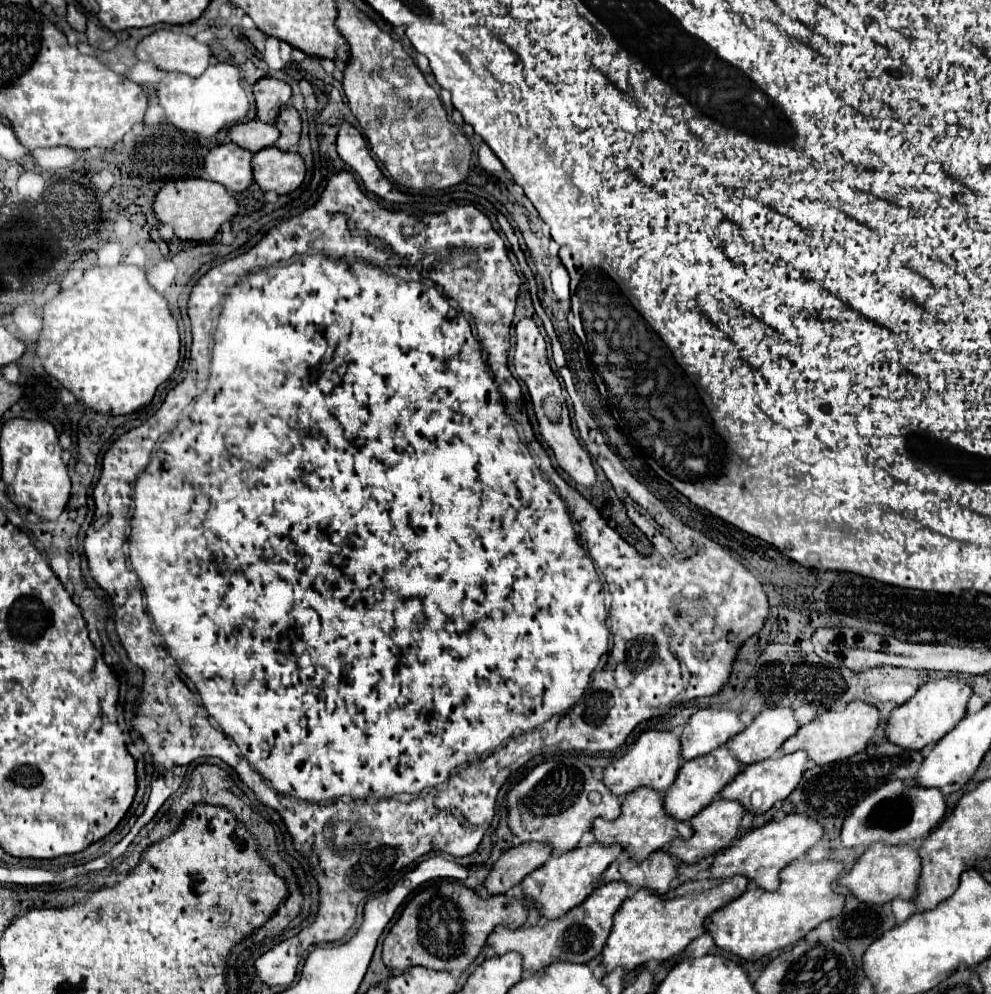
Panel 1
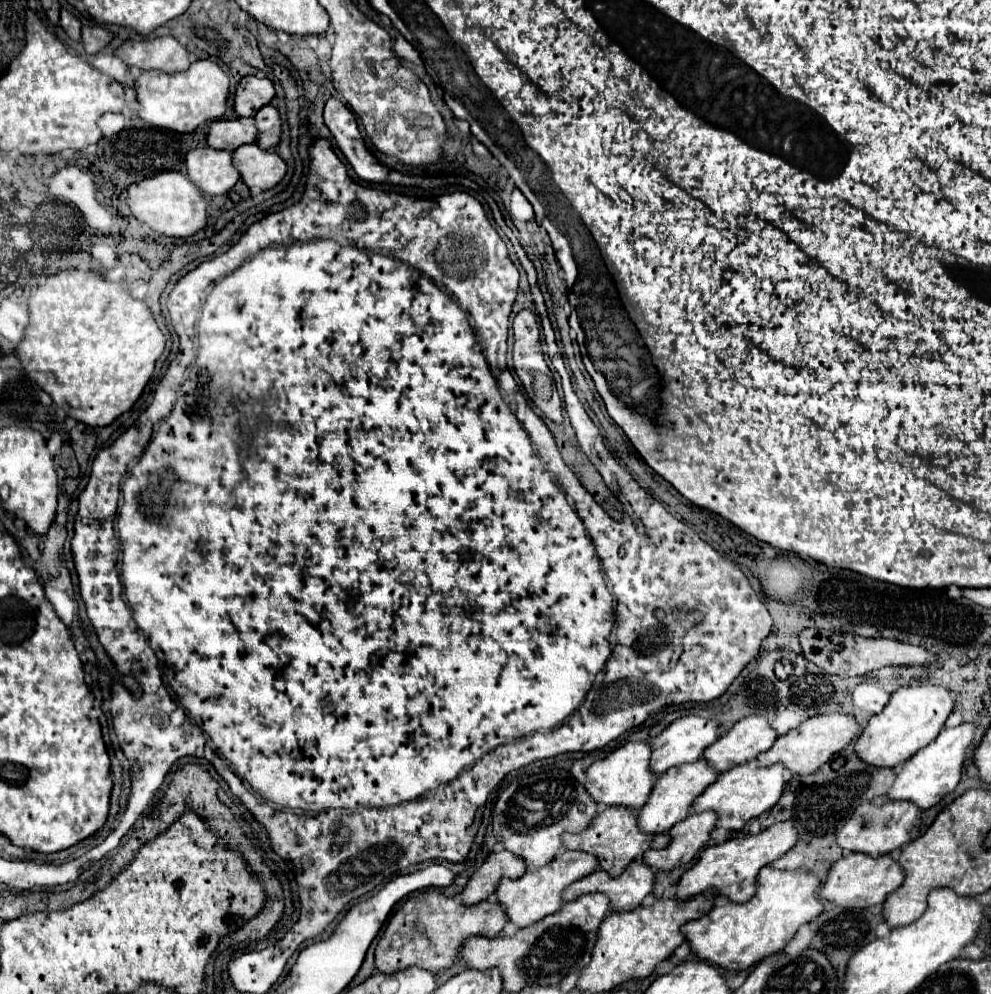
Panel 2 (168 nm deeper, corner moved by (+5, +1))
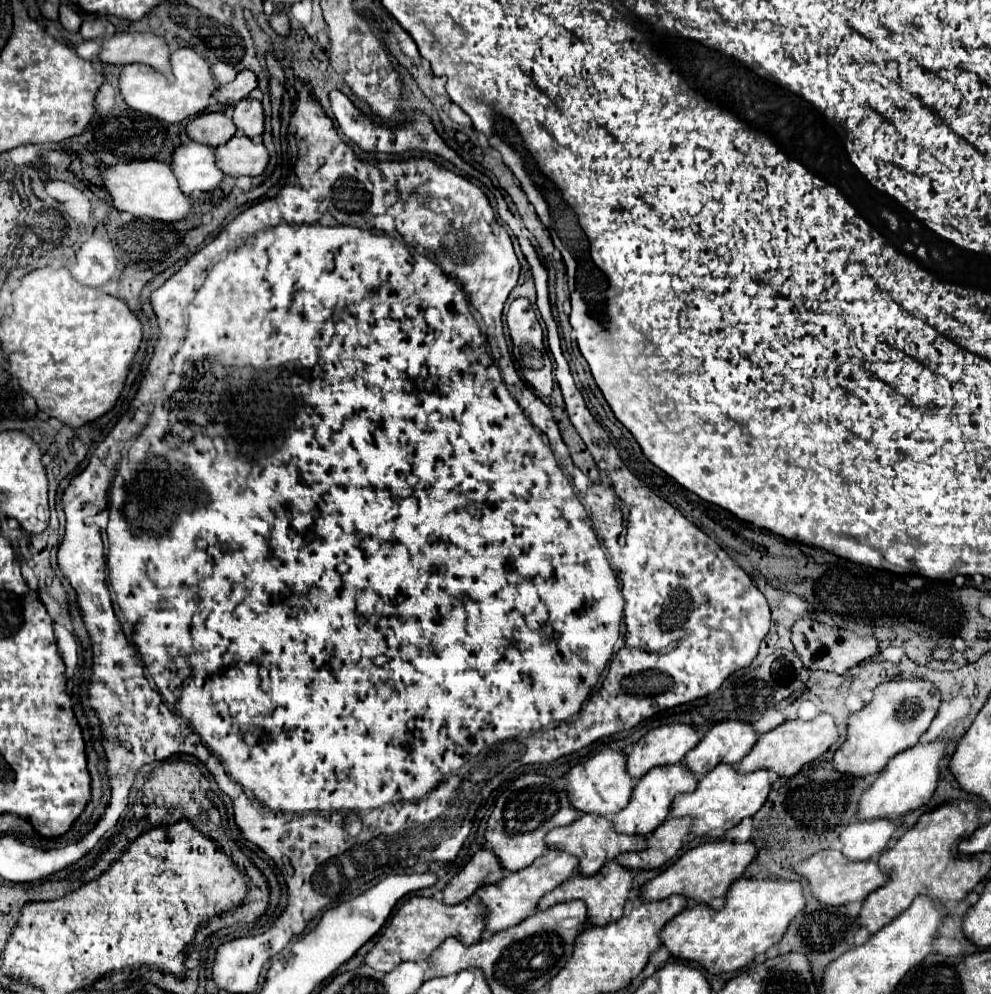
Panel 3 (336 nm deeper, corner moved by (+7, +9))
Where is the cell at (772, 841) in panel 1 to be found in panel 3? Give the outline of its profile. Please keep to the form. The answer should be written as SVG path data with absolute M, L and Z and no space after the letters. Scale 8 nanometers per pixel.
M729 839L707 841L683 853L673 865L669 865L655 879L645 883L641 887L641 895L645 901L657 901L657 899L667 899L673 893L679 893L685 895L687 899L701 901L715 909L721 909L731 883L743 875L743 871L747 869L747 865L753 861L755 855L757 855L757 847L753 841L745 841L745 843L737 843Z

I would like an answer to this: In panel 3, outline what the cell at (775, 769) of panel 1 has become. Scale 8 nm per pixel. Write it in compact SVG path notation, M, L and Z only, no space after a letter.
M719 763L713 771L699 779L699 785L693 793L685 793L673 801L671 815L693 817L693 833L707 837L721 837L727 829L739 825L745 817L753 817L763 803L767 801L771 791L771 773L769 769L759 769L753 773L739 773L733 765Z

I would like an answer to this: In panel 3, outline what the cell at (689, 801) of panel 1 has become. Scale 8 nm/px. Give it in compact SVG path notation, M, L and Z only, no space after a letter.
M683 763L677 765L663 765L657 769L651 769L647 775L643 775L631 795L629 805L615 813L613 817L609 817L615 823L615 829L619 833L629 833L629 835L649 835L651 831L655 831L671 813L671 803L677 795L681 793L689 793L697 787L697 777L693 771L689 771Z

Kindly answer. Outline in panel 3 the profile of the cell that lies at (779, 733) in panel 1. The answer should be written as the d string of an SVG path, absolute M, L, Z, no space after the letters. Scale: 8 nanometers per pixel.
M719 721L705 733L699 745L687 753L685 765L697 777L709 773L719 763L737 765L755 745L759 733L747 721Z

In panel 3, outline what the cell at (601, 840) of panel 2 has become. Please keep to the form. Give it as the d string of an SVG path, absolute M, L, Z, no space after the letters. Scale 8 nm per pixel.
M581 815L577 821L573 821L567 827L557 827L553 829L547 837L547 847L549 849L561 849L567 851L575 857L579 857L579 873L581 875L593 875L597 871L601 871L601 867L607 861L613 861L617 855L625 853L625 851L645 851L647 849L647 837L643 835L625 835L625 833L617 833L615 825L601 815Z

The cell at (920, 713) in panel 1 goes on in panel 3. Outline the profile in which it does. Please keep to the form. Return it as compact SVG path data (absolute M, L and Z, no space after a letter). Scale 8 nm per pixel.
M925 681L881 683L875 689L873 701L849 717L847 741L837 749L833 757L835 769L857 777L879 773L881 769L885 769L889 759L893 759L897 753L913 747L919 741L919 737L929 729L933 717L937 715L939 703L939 691L933 685L927 685Z

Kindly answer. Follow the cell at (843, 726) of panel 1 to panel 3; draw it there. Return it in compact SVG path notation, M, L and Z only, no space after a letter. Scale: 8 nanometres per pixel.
M827 713L819 715L813 721L801 721L801 719L785 721L777 729L773 729L769 733L763 733L757 739L755 747L751 749L751 753L737 765L737 769L741 773L751 773L751 771L757 771L757 769L771 769L777 775L793 777L803 769L803 765L819 759L837 739L839 739L839 729L837 729L833 717L827 715Z

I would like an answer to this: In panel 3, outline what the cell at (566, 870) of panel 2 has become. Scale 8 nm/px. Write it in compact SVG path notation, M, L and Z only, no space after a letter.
M547 849L537 861L533 861L529 867L521 869L521 871L513 871L507 873L503 881L493 883L493 885L485 885L481 889L477 889L477 897L489 907L489 917L487 917L487 931L495 933L495 931L503 931L509 929L517 923L521 923L525 917L531 917L537 911L539 899L549 893L553 887L561 885L563 881L567 881L571 875L577 873L577 857L565 853L565 851L557 851L557 849Z

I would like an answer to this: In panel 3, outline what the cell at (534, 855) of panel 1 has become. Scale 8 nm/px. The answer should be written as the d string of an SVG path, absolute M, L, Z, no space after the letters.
M481 849L471 861L447 883L443 889L443 901L447 905L457 905L469 899L481 885L497 883L505 877L505 869L493 851Z

